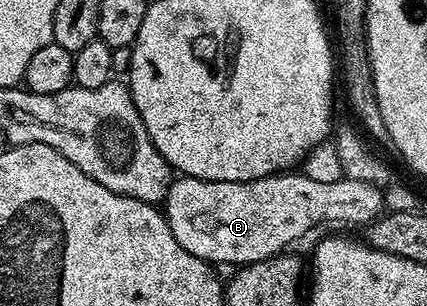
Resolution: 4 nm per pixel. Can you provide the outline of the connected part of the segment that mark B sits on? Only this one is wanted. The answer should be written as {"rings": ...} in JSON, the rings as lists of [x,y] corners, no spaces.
{"rings":[[[302,172],[268,174],[265,178],[249,182],[215,182],[180,176],[168,188],[168,197],[162,203],[162,213],[174,232],[174,240],[204,262],[225,262],[231,268],[249,266],[262,260],[270,260],[285,253],[291,242],[311,232],[323,222],[345,222],[348,226],[367,227],[380,218],[384,205],[384,190],[363,180],[343,176],[330,184],[318,183]]]}

